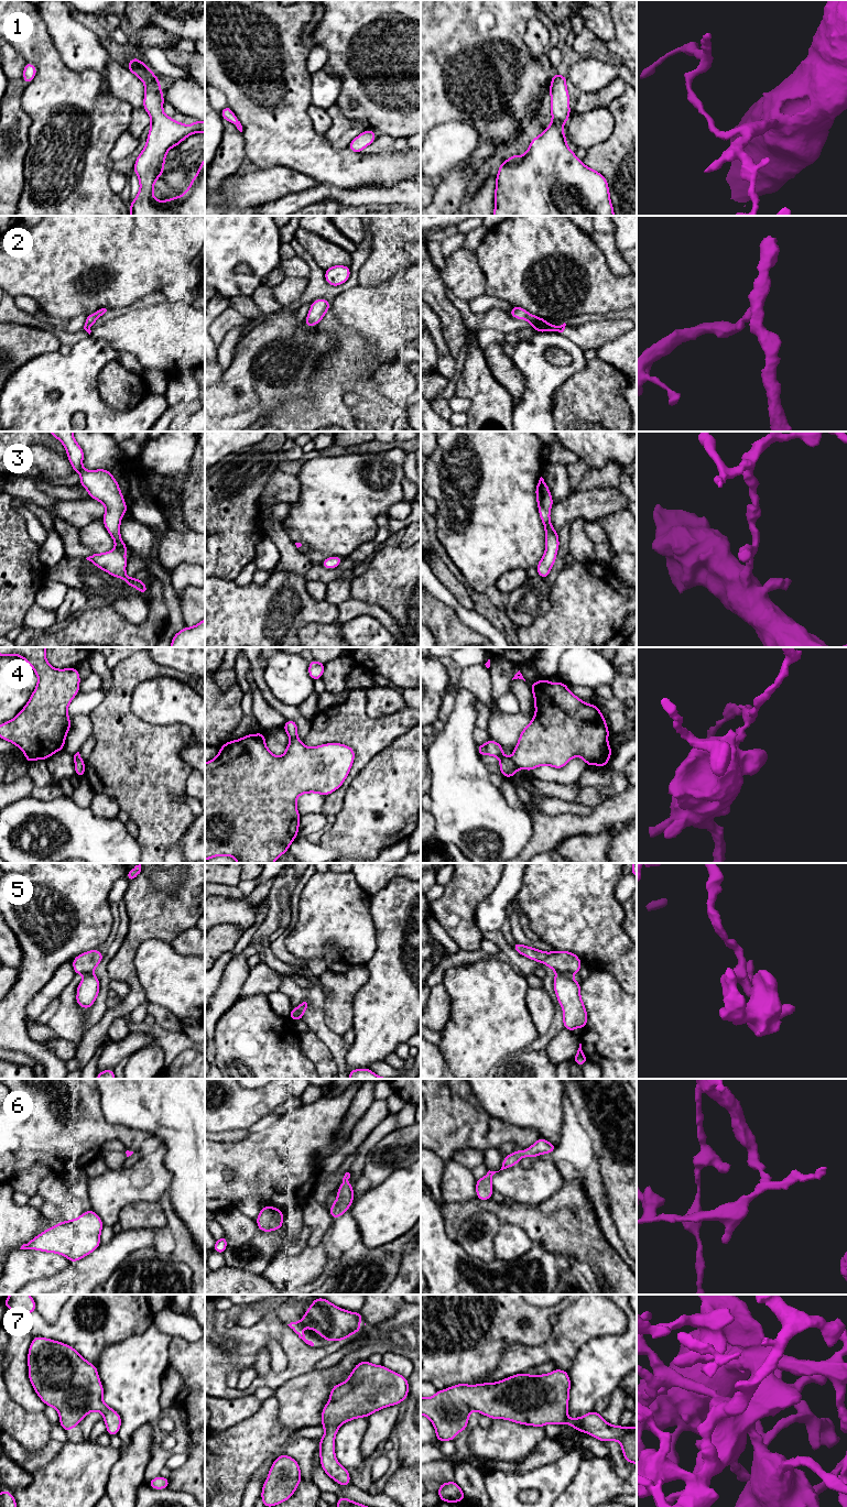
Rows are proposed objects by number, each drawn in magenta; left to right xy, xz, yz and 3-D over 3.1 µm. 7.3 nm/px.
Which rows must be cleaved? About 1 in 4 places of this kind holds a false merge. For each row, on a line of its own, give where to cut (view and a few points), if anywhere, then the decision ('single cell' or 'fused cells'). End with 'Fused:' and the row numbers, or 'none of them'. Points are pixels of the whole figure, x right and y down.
1: cut none; single cell
2: cut none; single cell
3: cut none; single cell
4: cut yz (510, 757), (519, 767); fused cells
5: cut yz (558, 973), (567, 975); fused cells
6: cut none; single cell
7: cut none; single cell
Fused: 4, 5

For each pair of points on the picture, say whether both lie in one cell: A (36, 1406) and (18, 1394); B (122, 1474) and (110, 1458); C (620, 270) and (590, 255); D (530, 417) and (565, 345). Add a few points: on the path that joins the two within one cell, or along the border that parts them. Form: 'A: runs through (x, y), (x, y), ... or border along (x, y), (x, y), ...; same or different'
A: runs through (32, 1402), (22, 1394); same
B: border along (120, 1450), (120, 1456), (111, 1469), (105, 1487); different
C: border along (594, 240), (608, 268), (615, 274), (623, 276); different
D: runs through (536, 394), (536, 351), (542, 346); same

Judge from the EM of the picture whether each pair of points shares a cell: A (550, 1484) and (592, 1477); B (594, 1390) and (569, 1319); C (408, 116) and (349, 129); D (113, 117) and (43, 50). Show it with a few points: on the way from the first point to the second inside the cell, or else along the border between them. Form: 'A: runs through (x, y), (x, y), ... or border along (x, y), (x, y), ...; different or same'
A: border along (581, 1461), (572, 1483), (560, 1495); different
B: border along (601, 1335), (592, 1338), (579, 1349), (567, 1372); different
C: border along (344, 115), (350, 119), (364, 120), (369, 128); different
D: runs through (94, 108), (55, 69); same

